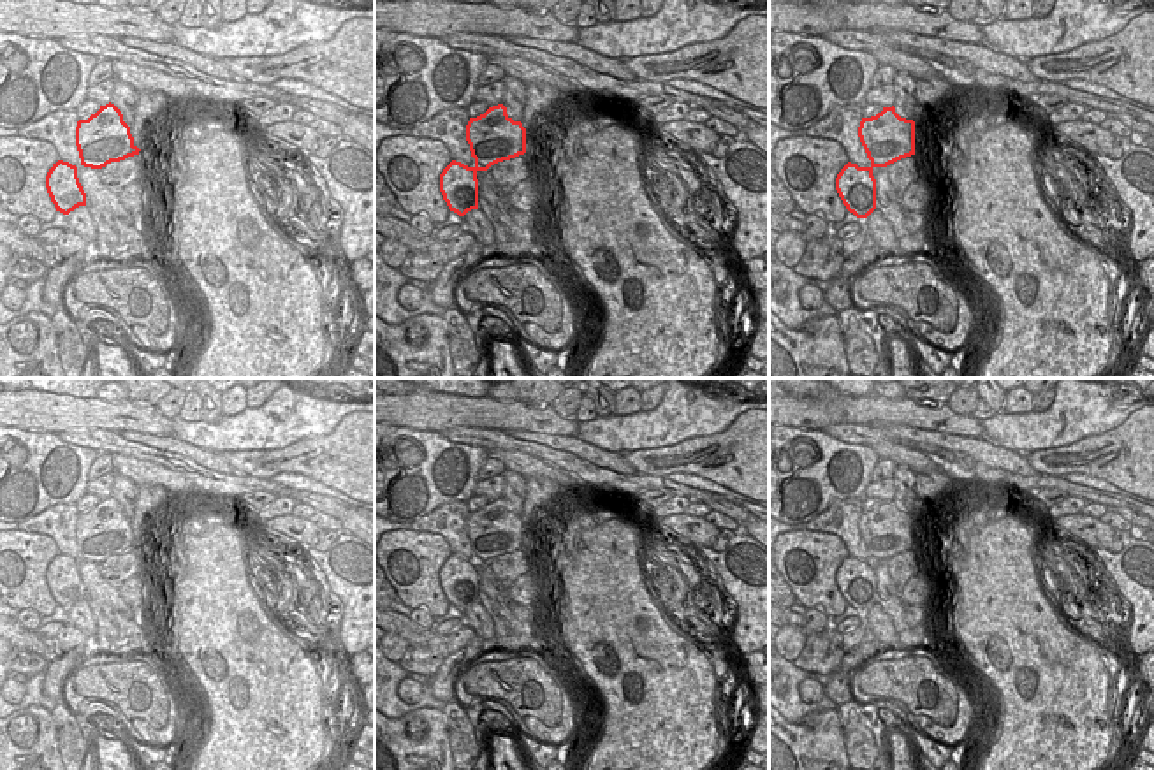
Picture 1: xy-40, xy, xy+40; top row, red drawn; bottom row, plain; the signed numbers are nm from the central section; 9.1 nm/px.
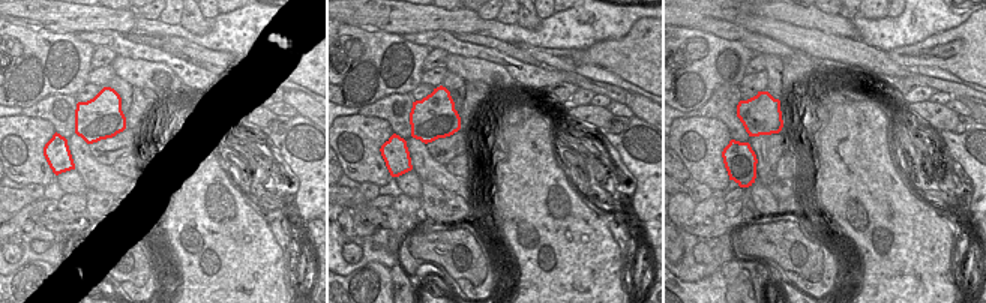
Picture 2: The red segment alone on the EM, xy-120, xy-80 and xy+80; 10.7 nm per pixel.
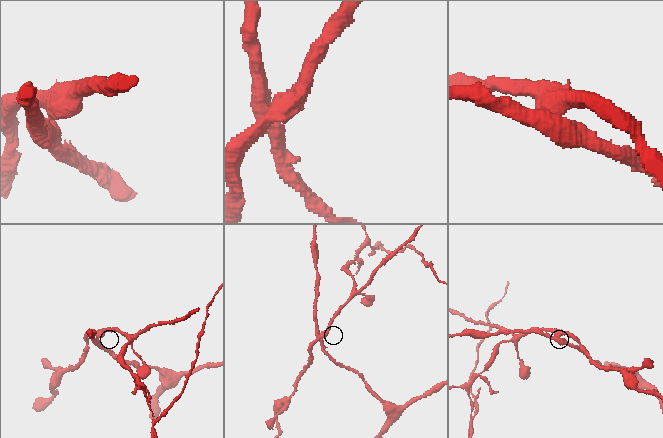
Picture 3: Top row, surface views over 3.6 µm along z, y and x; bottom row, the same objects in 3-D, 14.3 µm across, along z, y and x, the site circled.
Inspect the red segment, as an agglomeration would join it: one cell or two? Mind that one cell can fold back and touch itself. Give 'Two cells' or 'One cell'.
Two cells

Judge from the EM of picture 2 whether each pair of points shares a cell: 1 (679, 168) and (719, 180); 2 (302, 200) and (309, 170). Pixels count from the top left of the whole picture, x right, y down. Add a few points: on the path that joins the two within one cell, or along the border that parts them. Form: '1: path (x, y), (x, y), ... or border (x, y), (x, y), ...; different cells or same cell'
1: border (679, 156), (691, 177); different cells
2: path (309, 192), (309, 177); same cell

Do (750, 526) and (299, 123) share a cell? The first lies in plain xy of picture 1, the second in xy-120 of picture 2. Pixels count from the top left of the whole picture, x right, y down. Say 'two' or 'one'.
two

